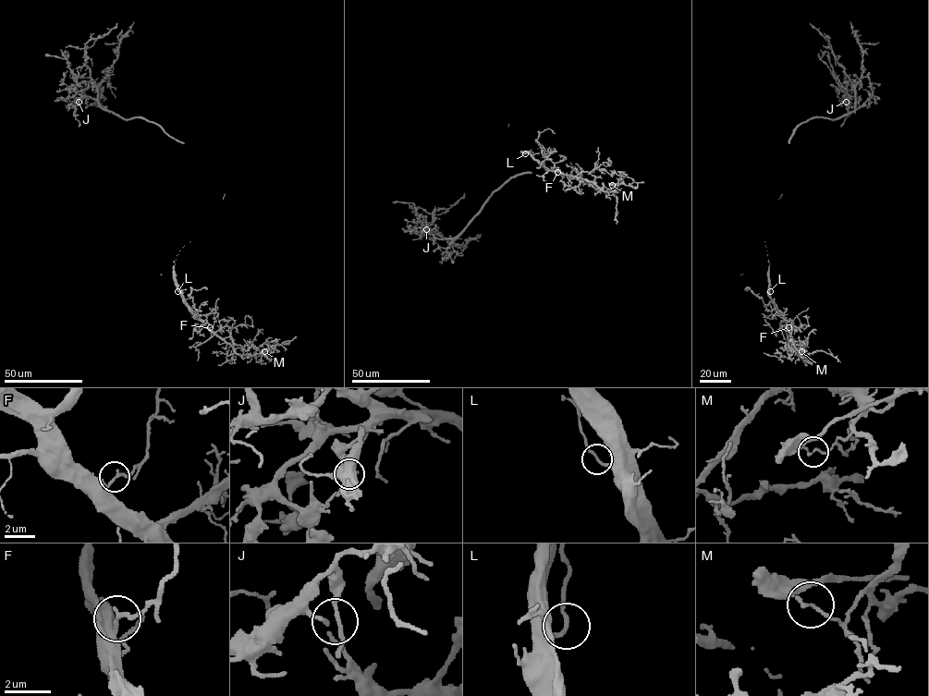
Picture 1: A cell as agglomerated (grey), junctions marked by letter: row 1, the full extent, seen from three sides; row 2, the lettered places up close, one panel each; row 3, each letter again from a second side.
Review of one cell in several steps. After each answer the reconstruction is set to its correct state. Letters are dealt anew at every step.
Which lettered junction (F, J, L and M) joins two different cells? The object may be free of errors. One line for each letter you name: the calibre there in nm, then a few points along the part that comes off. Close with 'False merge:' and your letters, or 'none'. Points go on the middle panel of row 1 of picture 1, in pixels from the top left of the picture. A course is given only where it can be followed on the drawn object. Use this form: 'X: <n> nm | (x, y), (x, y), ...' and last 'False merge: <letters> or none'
M: 120 nm | (612, 185), (637, 186), (636, 182), (629, 183)
False merge: M

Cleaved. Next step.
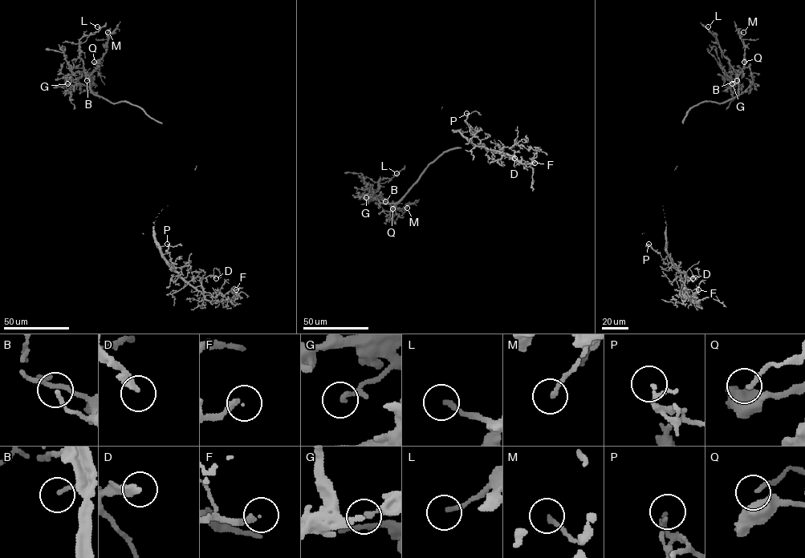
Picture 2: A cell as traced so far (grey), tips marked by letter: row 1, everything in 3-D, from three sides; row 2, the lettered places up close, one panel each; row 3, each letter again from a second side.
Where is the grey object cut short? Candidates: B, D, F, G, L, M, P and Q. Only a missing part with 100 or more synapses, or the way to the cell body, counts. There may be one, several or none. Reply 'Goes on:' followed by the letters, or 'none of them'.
Goes on: D

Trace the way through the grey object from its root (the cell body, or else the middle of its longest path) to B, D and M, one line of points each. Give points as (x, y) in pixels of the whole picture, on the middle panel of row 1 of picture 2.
B: (493, 139), (445, 151), (399, 200), (385, 201)
D: (493, 139), (452, 131), (458, 131), (475, 146), (514, 158)
M: (493, 139), (445, 151), (399, 200), (388, 203), (396, 209), (405, 210), (407, 208)

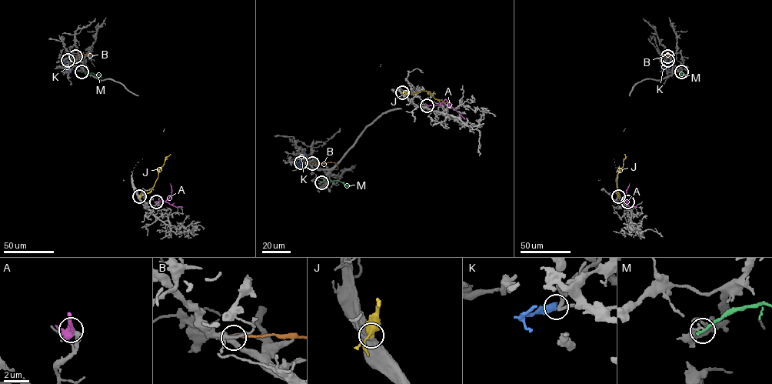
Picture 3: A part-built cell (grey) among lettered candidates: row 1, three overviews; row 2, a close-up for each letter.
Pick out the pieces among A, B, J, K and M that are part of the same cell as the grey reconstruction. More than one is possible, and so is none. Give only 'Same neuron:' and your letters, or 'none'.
Same neuron: none

